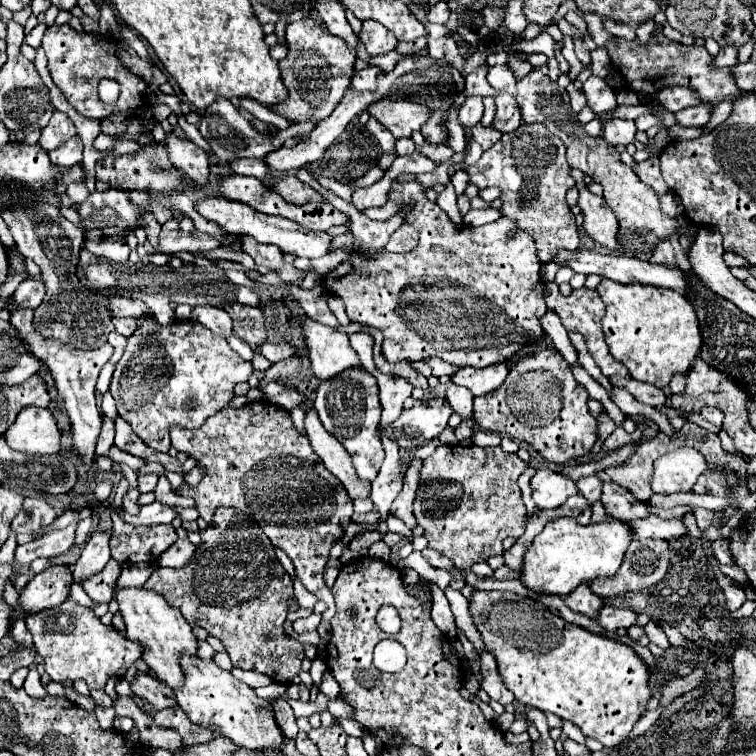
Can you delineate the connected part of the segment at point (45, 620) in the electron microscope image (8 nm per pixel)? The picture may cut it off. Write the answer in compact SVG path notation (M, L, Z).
M64 600L60 606L30 614L24 618L38 654L44 658L48 676L54 682L64 684L66 680L84 680L90 690L104 690L108 678L118 676L120 668L130 668L144 656L144 646L118 634L114 626L102 624L102 620L92 612L92 608L78 606L74 600Z

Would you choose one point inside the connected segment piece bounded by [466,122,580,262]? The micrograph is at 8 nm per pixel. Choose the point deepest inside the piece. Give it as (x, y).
(528, 166)

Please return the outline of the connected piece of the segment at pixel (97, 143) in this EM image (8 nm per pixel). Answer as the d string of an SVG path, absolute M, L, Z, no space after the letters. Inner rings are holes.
M100 133L96 140L93 143L93 147L97 151L106 151L114 147L117 143L122 142L123 139L121 138L116 138L114 136L106 135L103 133ZM103 136L107 136L107 139L105 139Z

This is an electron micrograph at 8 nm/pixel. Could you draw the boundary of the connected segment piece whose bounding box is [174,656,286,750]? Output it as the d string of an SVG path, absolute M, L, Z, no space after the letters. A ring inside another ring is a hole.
M184 656L180 660L186 682L180 690L174 690L178 706L188 714L188 718L210 730L218 730L220 734L228 736L238 748L246 750L280 750L282 740L286 736L282 734L276 718L274 718L274 708L268 700L258 698L254 690L238 682L230 672L218 668L212 660L202 660L196 656Z

